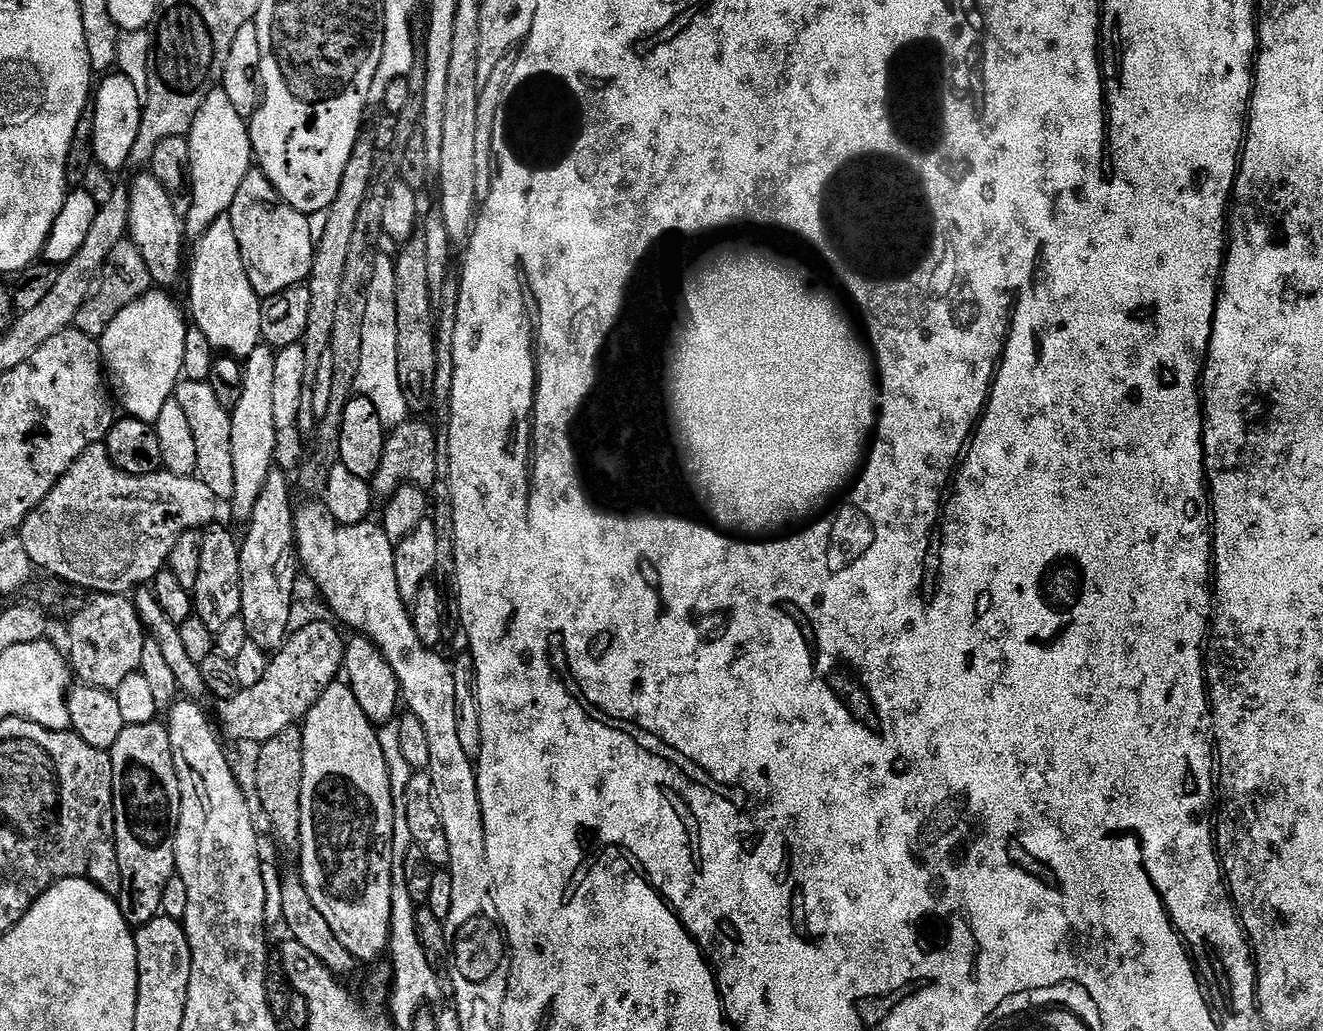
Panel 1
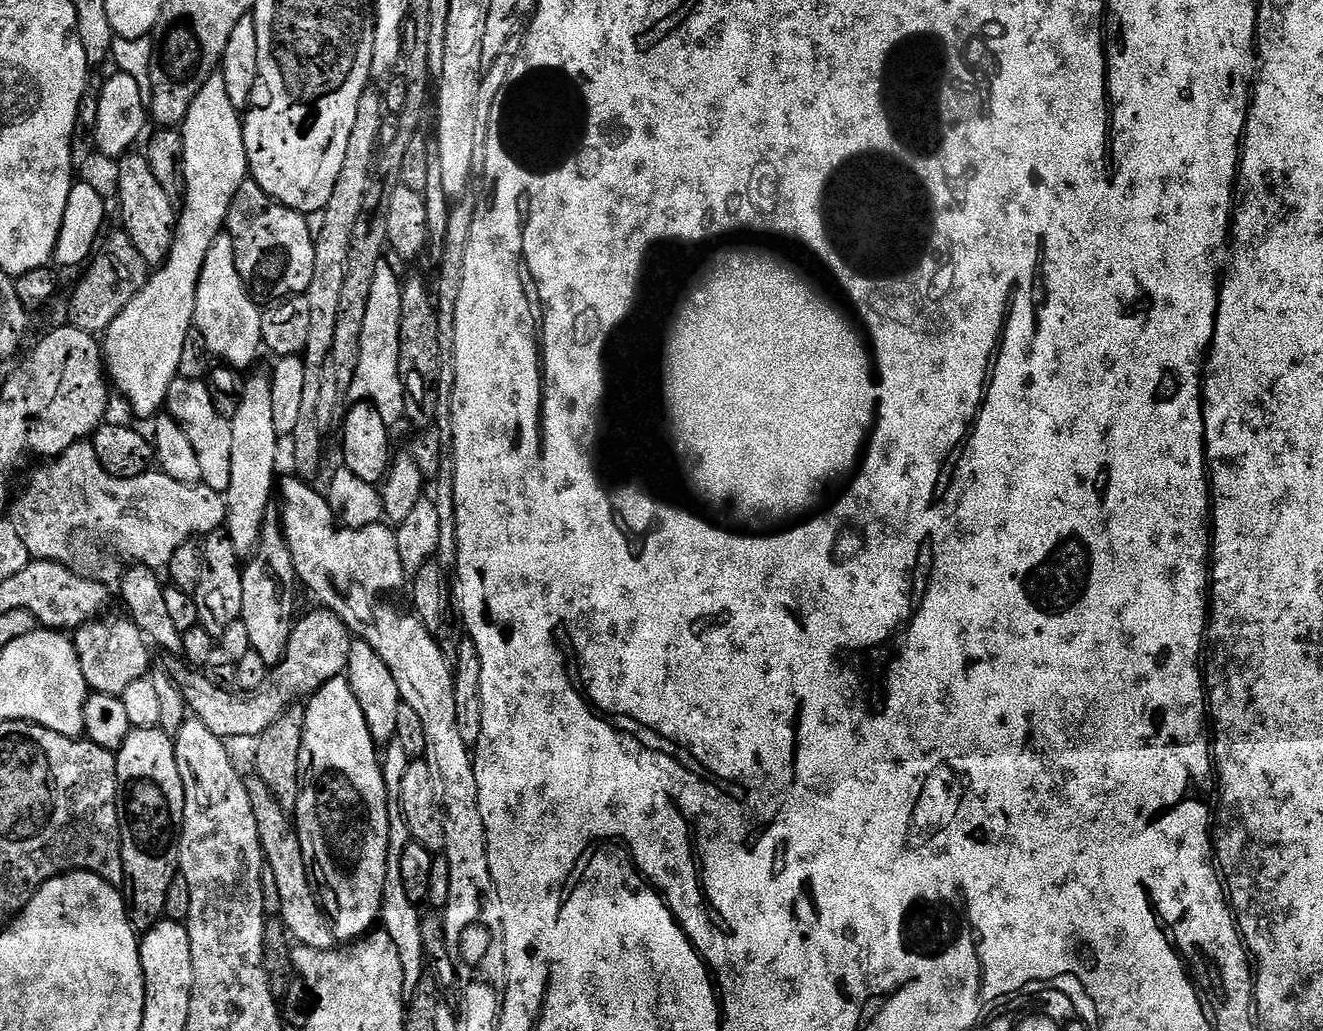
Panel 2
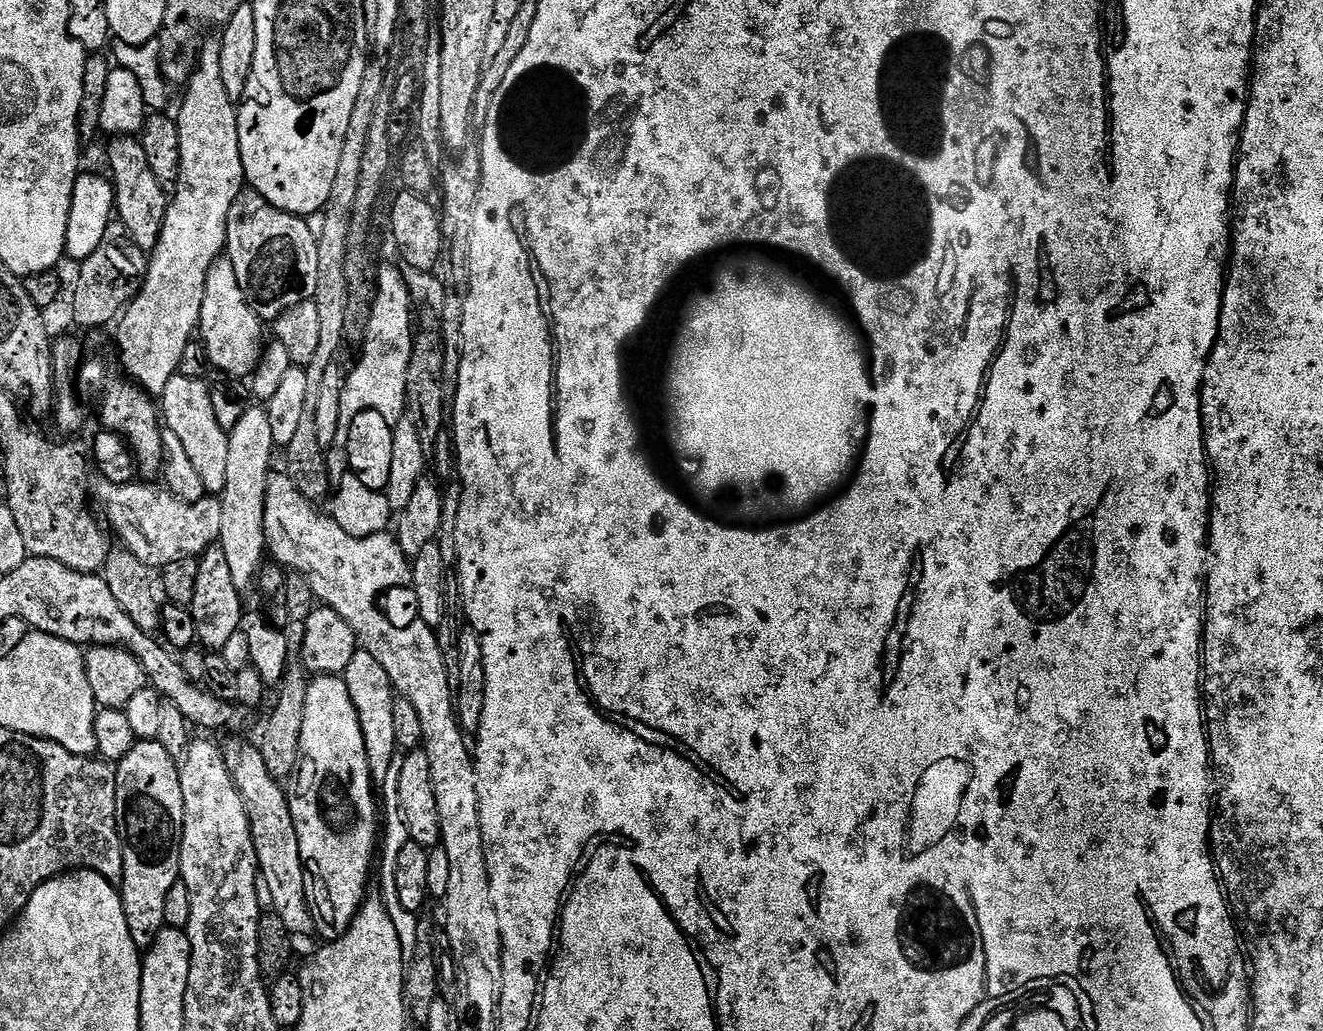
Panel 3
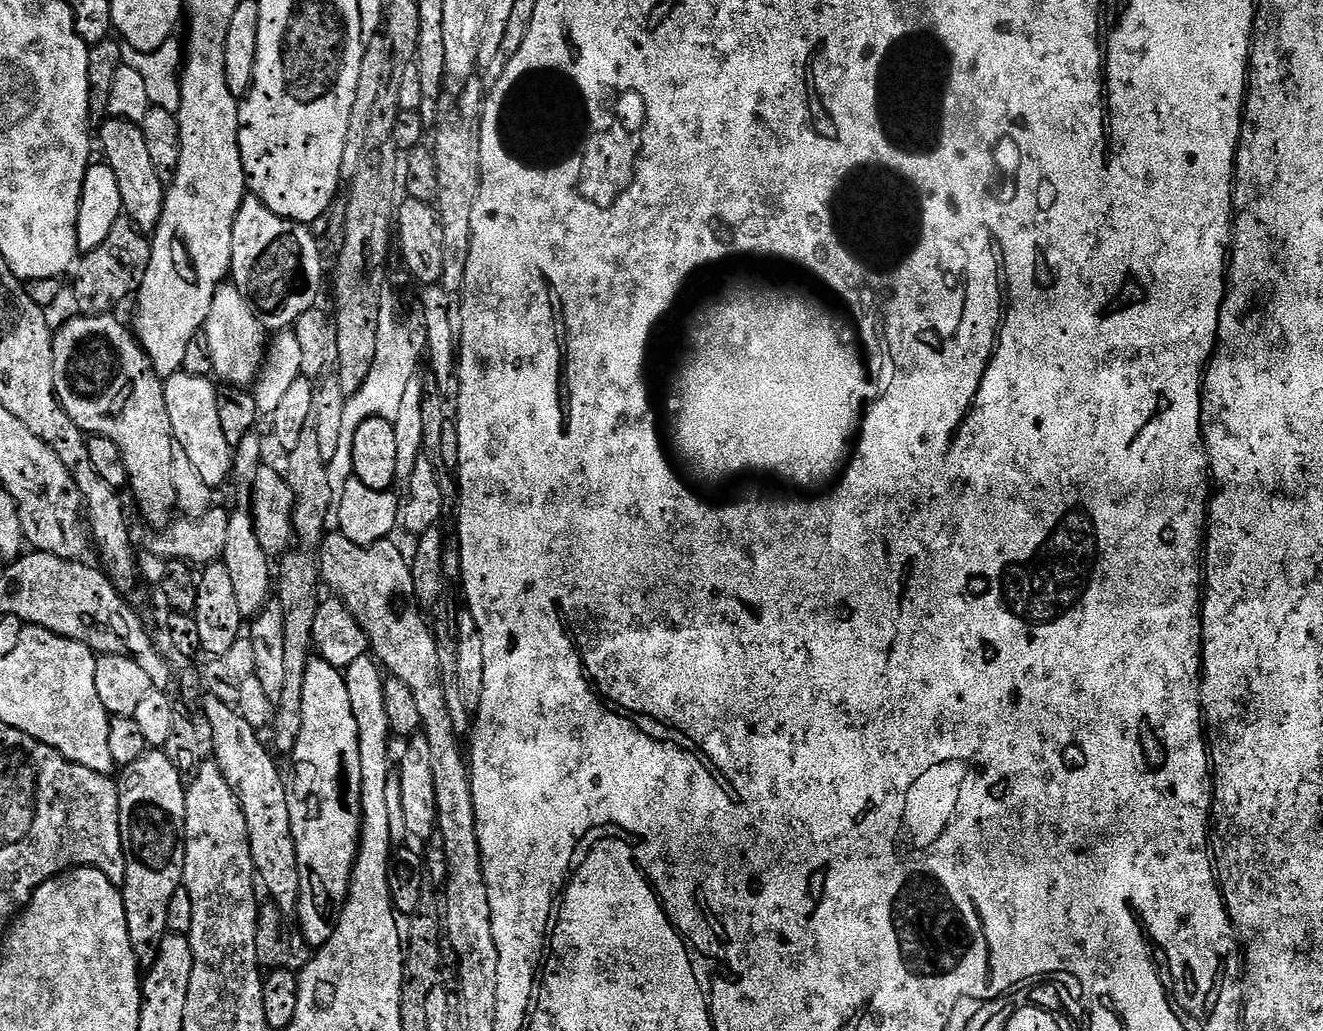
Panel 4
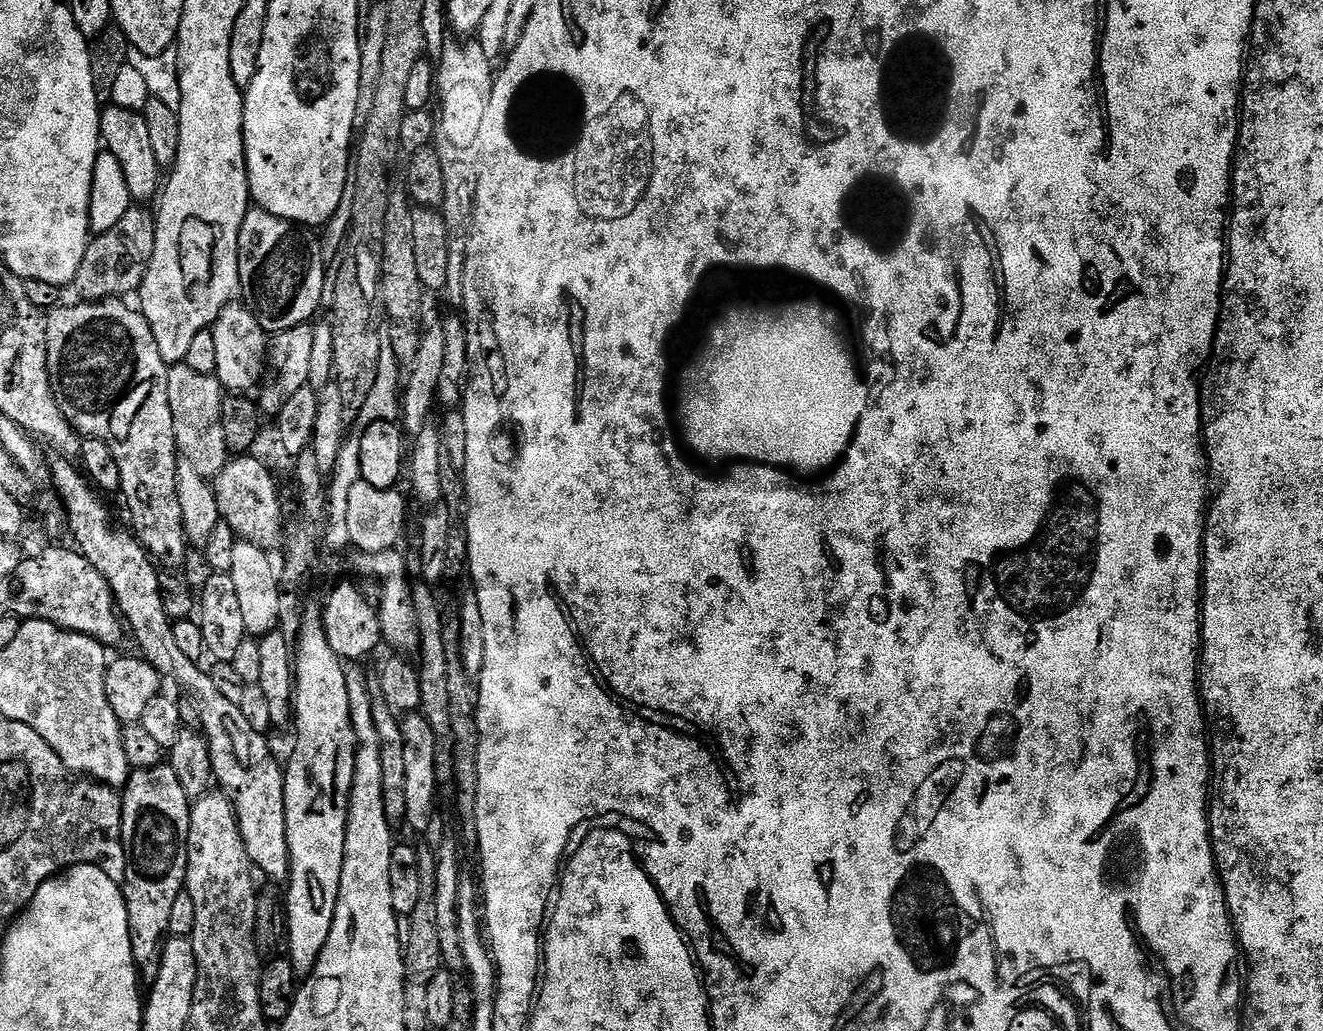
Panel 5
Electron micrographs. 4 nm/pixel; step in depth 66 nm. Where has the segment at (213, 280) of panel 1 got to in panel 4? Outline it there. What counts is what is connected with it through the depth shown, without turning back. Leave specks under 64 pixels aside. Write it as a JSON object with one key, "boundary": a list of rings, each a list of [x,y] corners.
{"boundary":[[[225,282],[214,294],[214,302],[210,306],[202,335],[210,346],[214,373],[224,379],[225,385],[248,386],[259,377],[266,355],[266,329],[248,299],[238,291],[235,284]]]}

